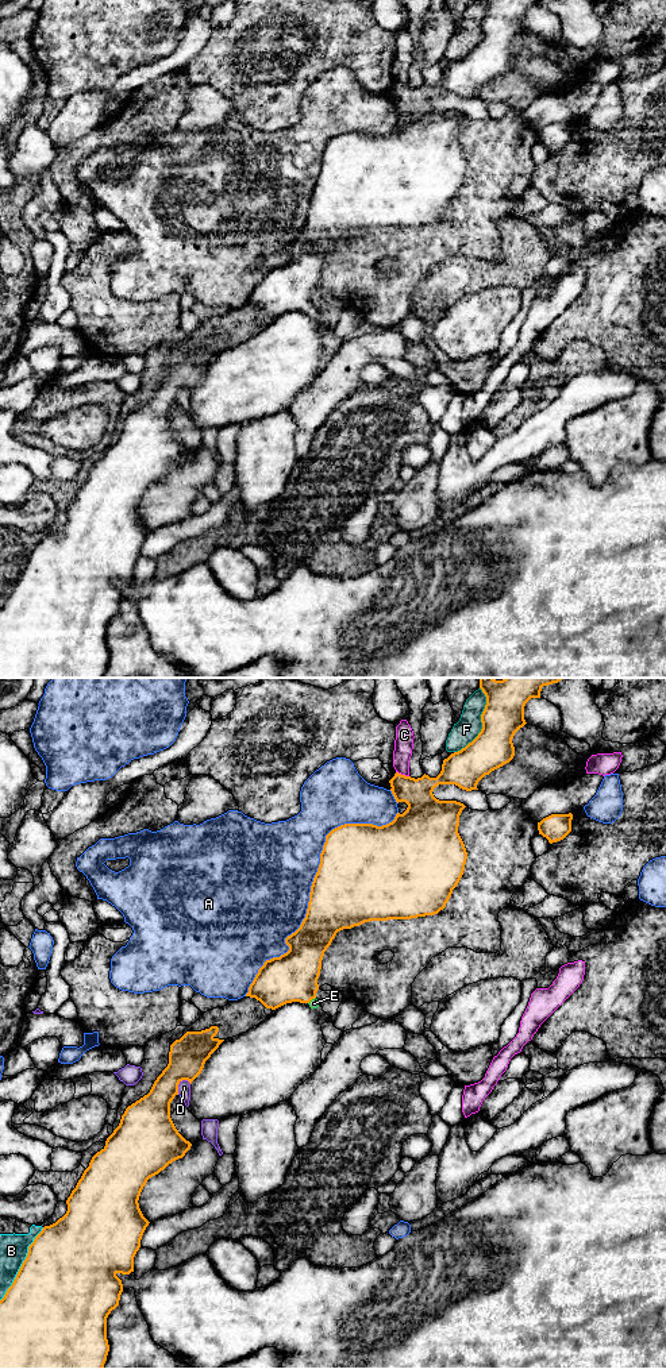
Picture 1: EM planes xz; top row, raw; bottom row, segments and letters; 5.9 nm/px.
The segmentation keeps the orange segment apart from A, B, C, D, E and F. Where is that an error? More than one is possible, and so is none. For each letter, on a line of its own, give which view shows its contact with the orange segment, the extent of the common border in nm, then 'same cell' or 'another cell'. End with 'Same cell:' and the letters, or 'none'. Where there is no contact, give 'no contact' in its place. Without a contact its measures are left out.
A: xz | 1400 nm | another cell
B: xz | 500 nm | another cell
C: xz | 90 nm | another cell
D: xz | 110 nm | another cell
E: xz | 60 nm | same cell
F: xz | 400 nm | another cell
Same cell: E

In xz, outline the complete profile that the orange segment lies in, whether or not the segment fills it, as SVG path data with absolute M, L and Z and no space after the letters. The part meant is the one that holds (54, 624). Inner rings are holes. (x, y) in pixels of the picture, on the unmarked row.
M217 335L186 340L170 354L168 375L157 386L150 401L126 417L105 455L92 466L66 509L66 522L55 532L45 535L28 555L26 568L0 609L0 678L104 676L109 660L107 626L119 614L123 601L122 589L116 583L134 581L134 566L150 532L139 517L140 501L150 486L182 467L192 455L176 437L170 427L170 412L178 404L178 393L182 389L192 393L205 370L224 350L215 346L217 340Z

